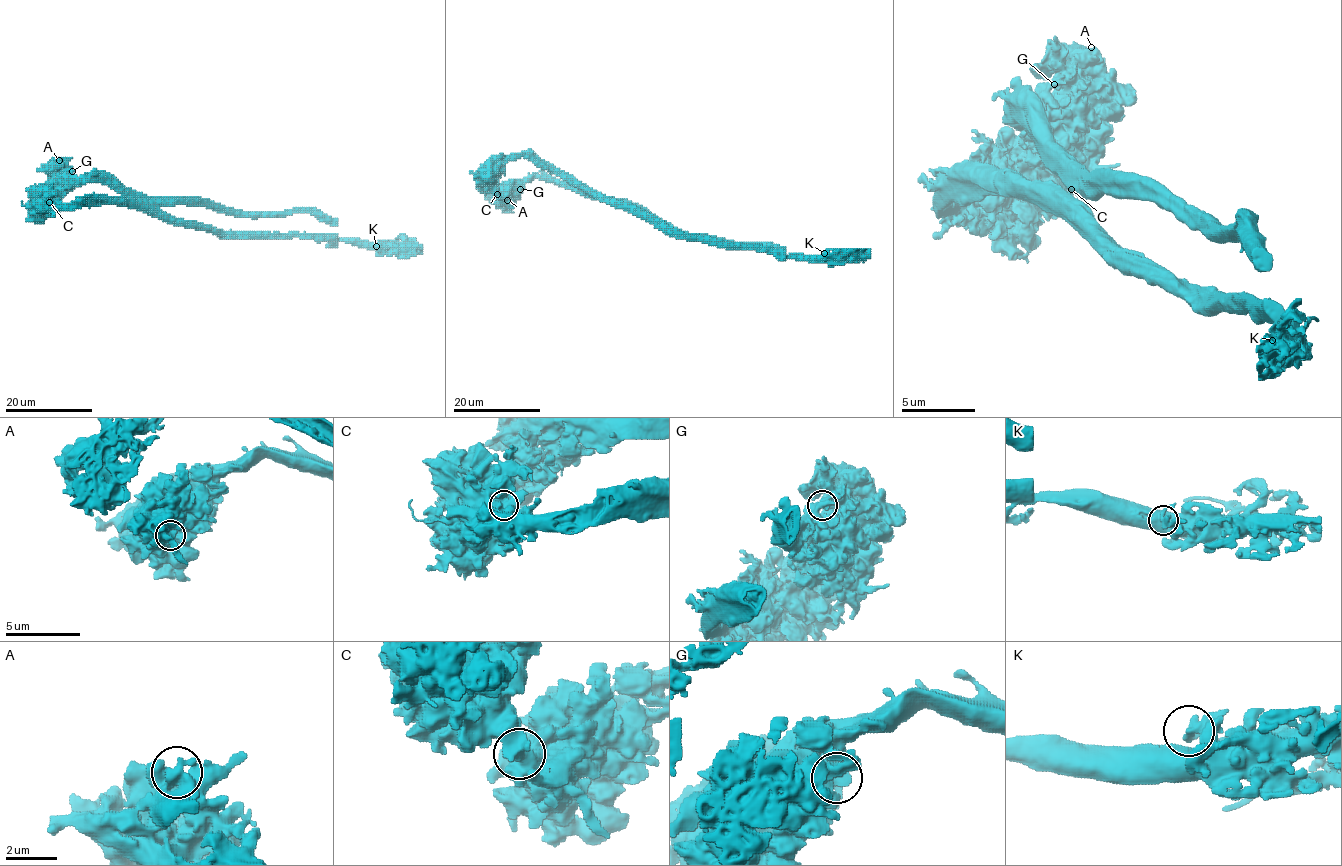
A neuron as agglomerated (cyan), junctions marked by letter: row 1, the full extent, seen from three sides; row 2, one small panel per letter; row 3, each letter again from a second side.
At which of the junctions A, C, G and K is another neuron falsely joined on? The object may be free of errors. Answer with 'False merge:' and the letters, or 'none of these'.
False merge: C

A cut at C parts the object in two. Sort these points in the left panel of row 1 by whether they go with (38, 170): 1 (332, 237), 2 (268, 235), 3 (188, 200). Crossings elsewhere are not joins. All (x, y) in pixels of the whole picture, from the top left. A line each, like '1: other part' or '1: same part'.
1: other part
2: other part
3: same part

